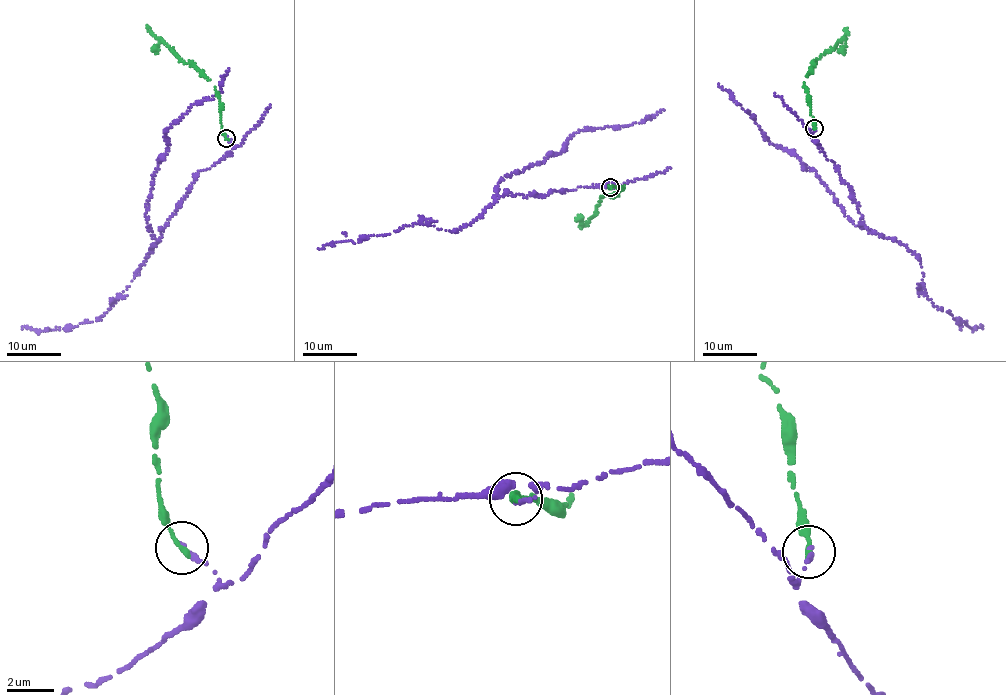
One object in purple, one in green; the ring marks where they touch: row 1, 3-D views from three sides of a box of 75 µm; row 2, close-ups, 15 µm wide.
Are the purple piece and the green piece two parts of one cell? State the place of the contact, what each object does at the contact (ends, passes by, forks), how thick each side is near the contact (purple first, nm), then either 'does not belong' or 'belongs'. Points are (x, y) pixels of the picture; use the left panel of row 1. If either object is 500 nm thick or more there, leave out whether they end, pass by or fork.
at (226, 138); purple ends there; green ends there; 150 nm thick on the purple side, 260 nm on the other; belongs

